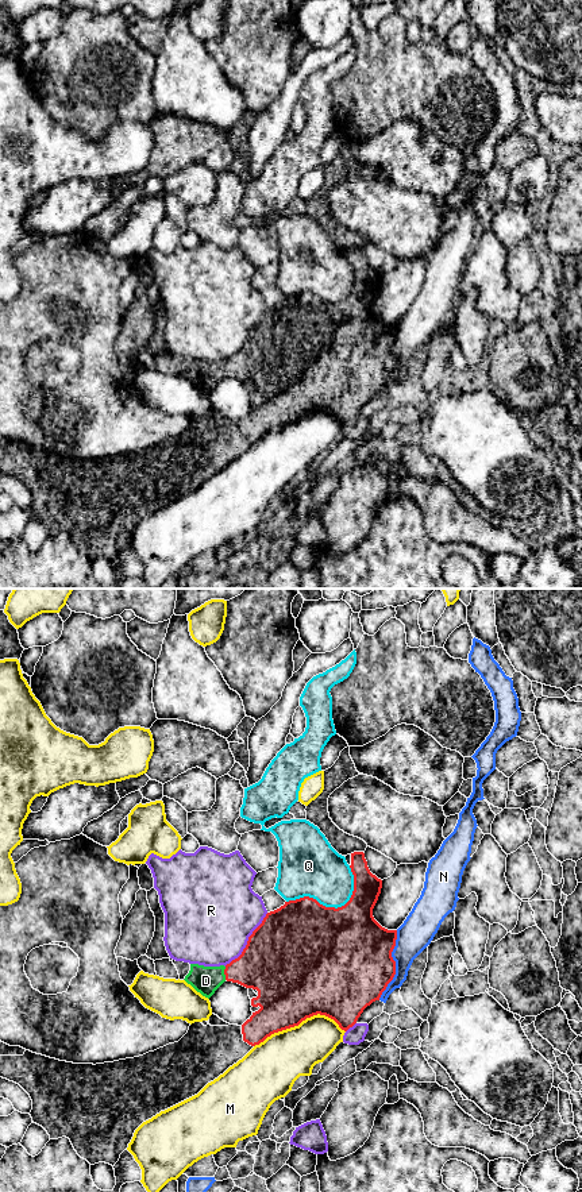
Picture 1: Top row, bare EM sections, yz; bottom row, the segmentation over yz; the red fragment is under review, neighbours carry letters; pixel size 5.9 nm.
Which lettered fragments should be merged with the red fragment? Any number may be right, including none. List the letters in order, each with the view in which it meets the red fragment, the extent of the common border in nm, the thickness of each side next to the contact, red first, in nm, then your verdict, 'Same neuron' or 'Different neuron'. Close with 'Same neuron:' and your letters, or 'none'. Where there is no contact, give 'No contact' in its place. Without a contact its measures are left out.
D: Touches red in yz. Shared border 80 nm. Thickness 320 nm (red) against 160 nm. Same neuron
M: Touches red in yz. Shared border 550 nm. Thickness 460 nm (red) against 300 nm. Different neuron
N: Touches red in yz. Shared border 440 nm. Thickness 480 nm (red) against 200 nm. Different neuron
Q: Touches red in yz. Shared border 440 nm. Thickness 500 nm (red) against 320 nm. Different neuron
R: Touches red in yz. Shared border 420 nm. Thickness 500 nm (red) against 500 nm. Different neuron
Same neuron: D

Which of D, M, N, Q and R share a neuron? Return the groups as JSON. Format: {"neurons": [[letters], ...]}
{"neurons": [["D"], ["M"], ["N"], ["Q"], ["R"]]}

